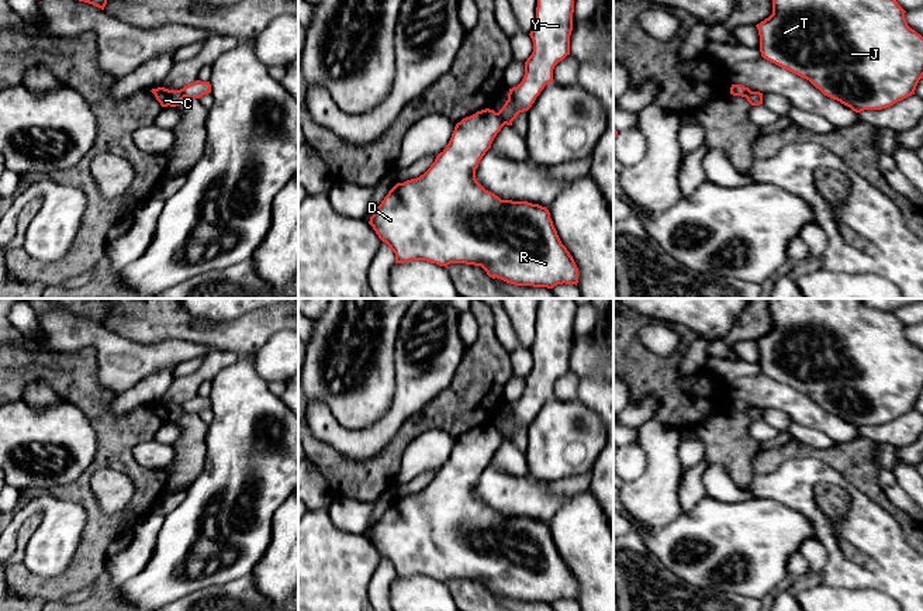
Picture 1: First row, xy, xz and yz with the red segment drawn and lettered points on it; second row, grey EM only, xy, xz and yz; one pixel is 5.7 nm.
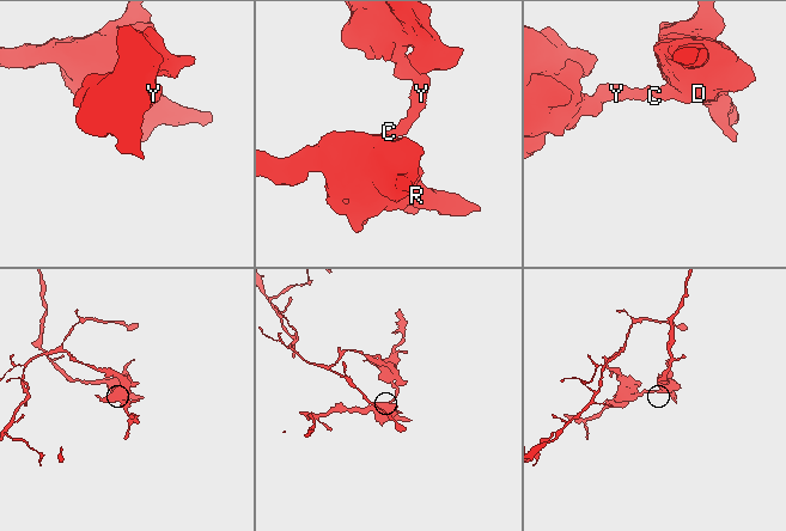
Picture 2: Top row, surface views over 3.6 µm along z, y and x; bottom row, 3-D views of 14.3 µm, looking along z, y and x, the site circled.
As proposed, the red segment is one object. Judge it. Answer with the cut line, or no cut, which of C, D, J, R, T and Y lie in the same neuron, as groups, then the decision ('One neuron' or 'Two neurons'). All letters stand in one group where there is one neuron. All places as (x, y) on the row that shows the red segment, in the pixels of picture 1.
Split along xz (497, 113), (504, 124). Groups: C D J R T / Y. Two neurons

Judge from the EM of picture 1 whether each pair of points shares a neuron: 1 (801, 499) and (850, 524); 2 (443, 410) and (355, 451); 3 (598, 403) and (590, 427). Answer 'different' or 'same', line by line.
1: same
2: different
3: different

